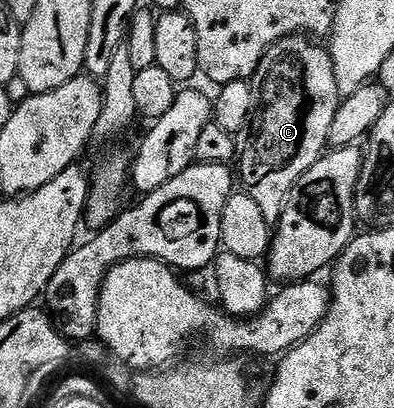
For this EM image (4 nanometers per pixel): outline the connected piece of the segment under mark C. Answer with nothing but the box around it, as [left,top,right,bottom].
[236,35,340,227]

